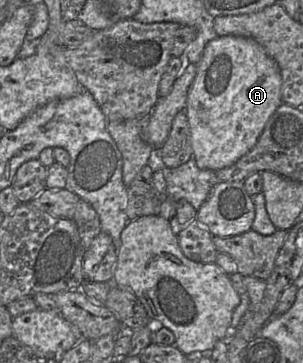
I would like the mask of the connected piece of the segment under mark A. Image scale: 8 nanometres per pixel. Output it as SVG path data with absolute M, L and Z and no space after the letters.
M222 36L211 40L197 64L196 76L188 90L187 116L193 158L200 169L218 171L236 163L257 143L265 125L282 104L282 77L277 62L254 39Z

